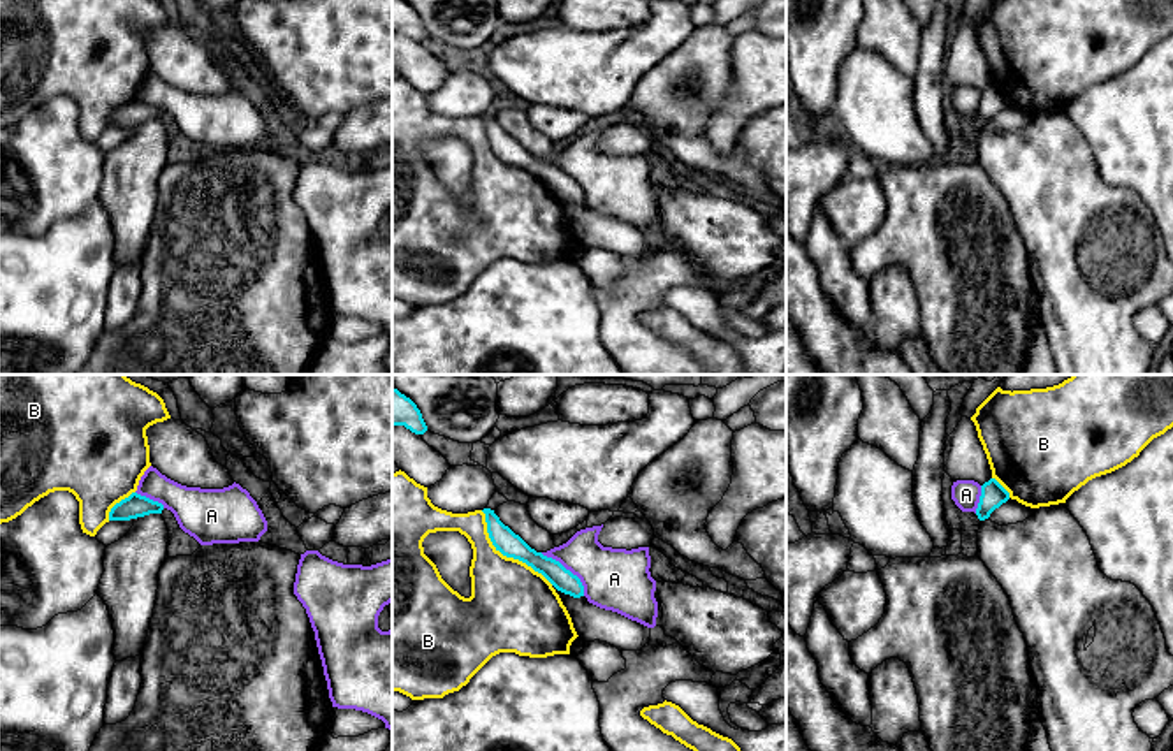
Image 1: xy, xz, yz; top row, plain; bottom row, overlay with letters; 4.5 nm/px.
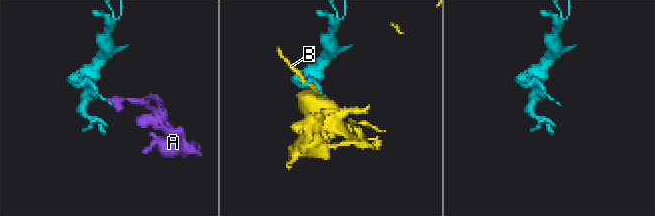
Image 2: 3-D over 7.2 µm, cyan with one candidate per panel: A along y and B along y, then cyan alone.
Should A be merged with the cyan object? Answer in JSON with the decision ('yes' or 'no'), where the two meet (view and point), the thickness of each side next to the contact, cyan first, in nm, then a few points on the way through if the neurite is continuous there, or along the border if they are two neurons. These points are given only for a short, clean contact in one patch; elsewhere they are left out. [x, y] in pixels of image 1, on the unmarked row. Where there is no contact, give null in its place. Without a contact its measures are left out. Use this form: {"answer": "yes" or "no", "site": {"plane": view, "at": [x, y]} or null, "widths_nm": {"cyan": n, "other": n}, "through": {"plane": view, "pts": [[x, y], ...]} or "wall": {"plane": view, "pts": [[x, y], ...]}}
{"answer": "no", "site": {"plane": "xz", "at": [568, 176]}, "widths_nm": {"cyan": 100, "other": 280}, "wall": {"plane": "xz", "pts": [[540, 159], [568, 174], [579, 185], [584, 201]]}}

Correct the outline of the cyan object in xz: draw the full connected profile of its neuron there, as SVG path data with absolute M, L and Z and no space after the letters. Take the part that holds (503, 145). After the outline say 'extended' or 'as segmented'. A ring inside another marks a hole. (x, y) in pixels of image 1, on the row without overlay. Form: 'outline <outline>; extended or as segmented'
outline M491 114L482 116L485 120L487 139L503 162L519 165L542 179L557 197L573 204L584 202L584 192L577 181L566 176L559 167L543 162L531 155L519 141L505 132Z; as segmented

